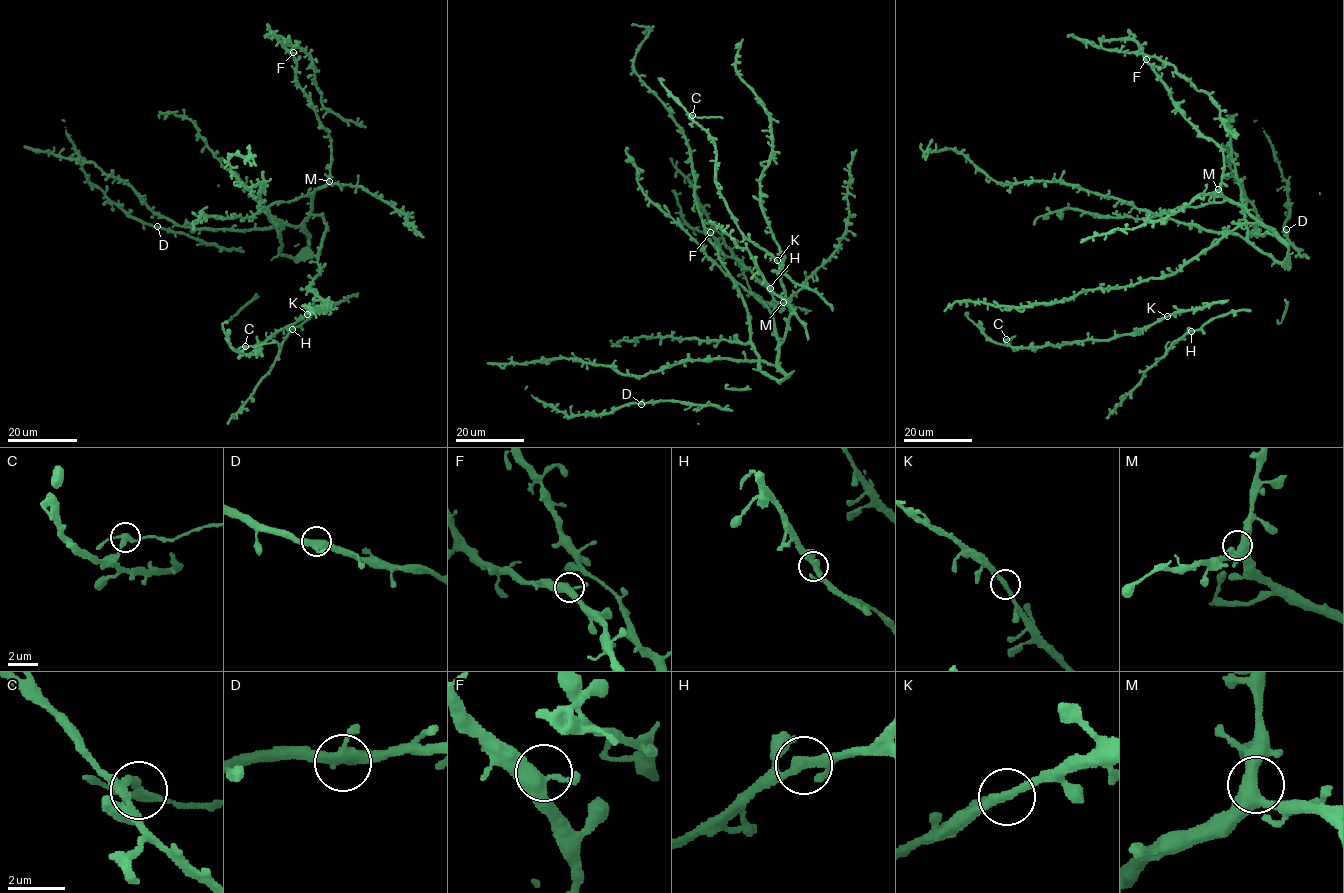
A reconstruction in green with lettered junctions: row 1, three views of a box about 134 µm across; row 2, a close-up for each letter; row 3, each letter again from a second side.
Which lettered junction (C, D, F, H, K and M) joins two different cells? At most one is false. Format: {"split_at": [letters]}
{"split_at": ["C"]}

